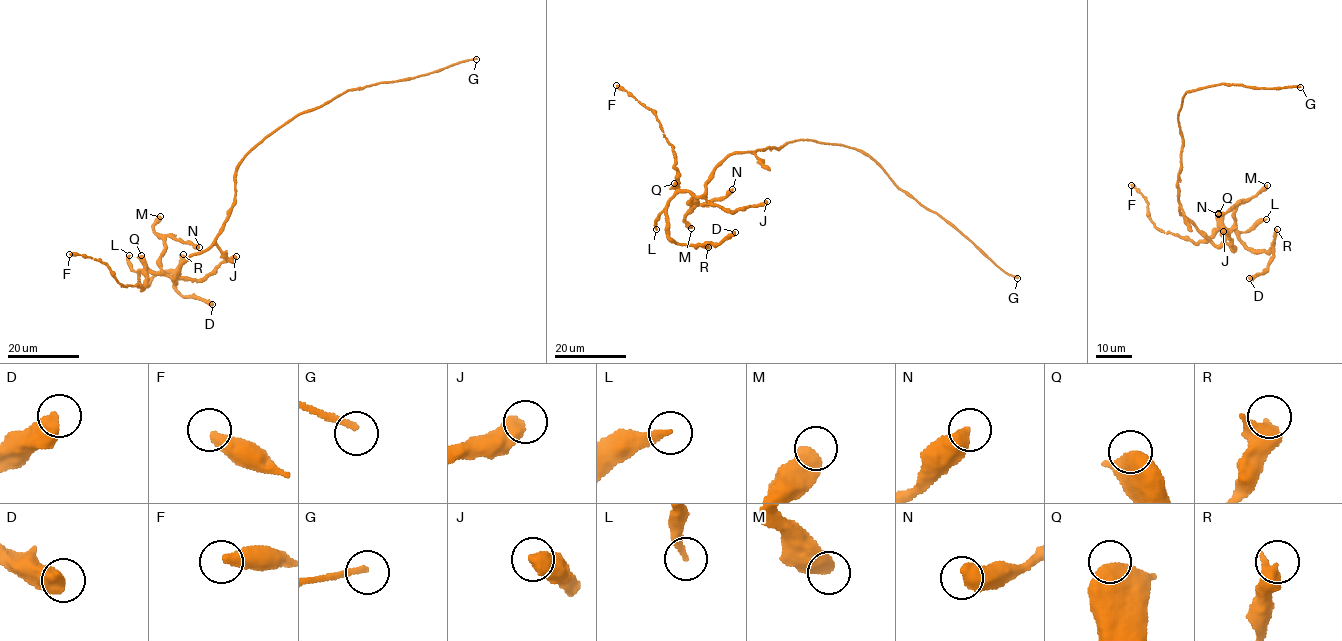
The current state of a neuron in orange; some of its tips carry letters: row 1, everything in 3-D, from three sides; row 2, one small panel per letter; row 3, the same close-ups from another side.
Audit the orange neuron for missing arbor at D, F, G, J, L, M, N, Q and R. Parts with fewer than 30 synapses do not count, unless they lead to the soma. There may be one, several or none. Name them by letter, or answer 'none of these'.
G

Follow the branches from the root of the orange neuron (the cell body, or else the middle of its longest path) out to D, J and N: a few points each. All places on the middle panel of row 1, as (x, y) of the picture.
D: (780, 147), (731, 153), (702, 195), (680, 191), (668, 200), (667, 234), (678, 243), (721, 243), (735, 232)
J: (780, 147), (731, 153), (715, 168), (706, 184), (706, 199), (725, 209), (758, 206), (767, 201)
N: (780, 147), (731, 153), (715, 168), (705, 193), (695, 196), (690, 202), (706, 204), (720, 201), (732, 189)

